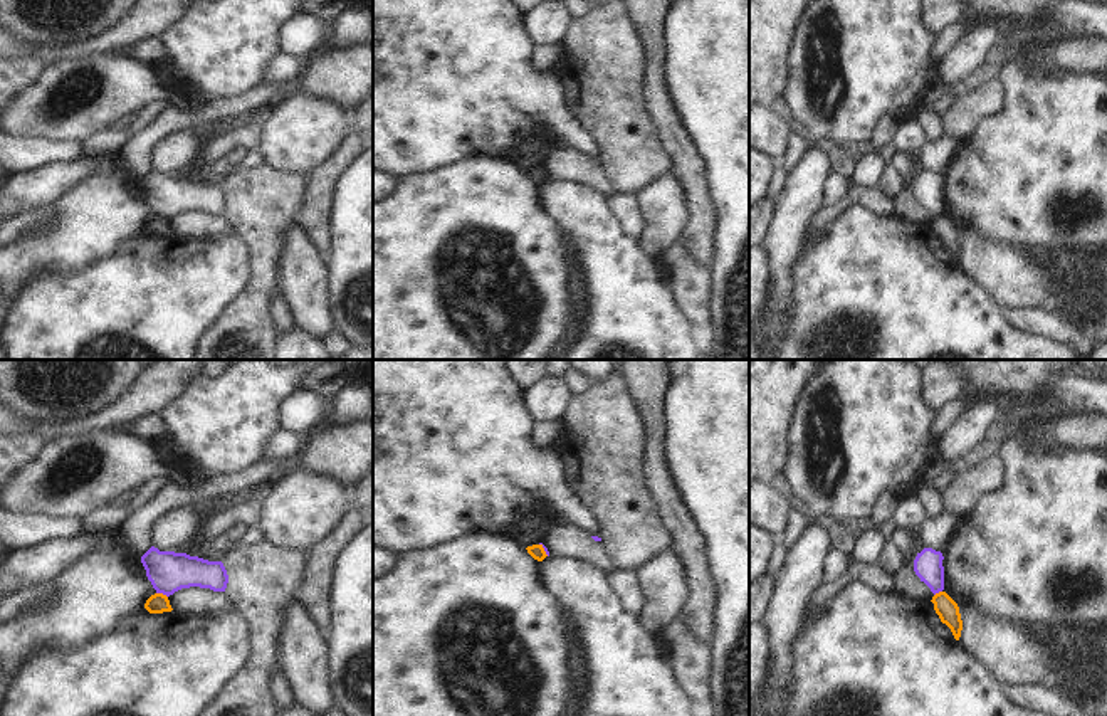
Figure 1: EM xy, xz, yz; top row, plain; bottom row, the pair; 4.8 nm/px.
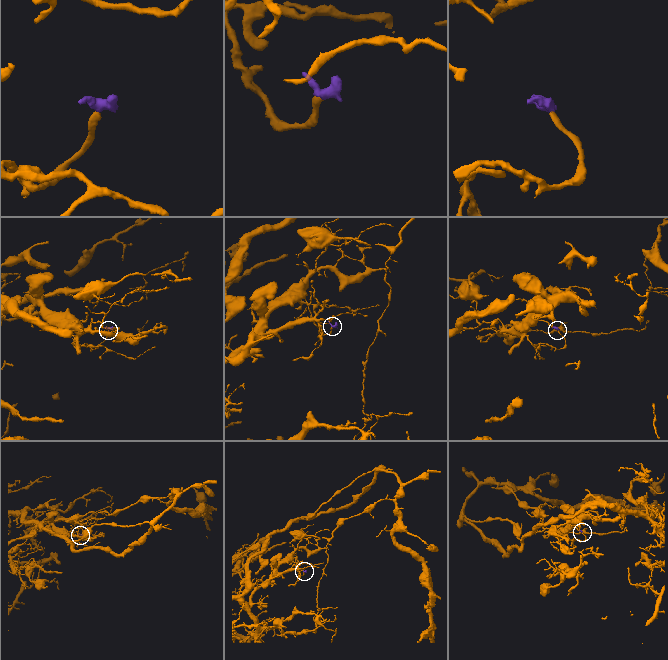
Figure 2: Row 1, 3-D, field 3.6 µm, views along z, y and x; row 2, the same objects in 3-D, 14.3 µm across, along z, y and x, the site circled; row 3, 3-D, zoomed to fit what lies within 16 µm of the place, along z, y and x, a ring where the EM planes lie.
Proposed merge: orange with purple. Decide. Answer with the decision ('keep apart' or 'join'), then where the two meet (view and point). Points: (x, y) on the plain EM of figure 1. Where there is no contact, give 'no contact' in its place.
keep apart | xy (162, 217)

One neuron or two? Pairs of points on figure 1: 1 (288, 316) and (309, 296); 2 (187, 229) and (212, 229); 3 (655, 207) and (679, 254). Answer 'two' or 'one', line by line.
1: two
2: one
3: two

